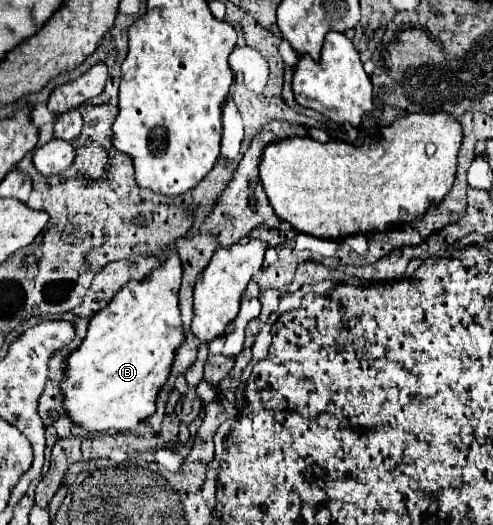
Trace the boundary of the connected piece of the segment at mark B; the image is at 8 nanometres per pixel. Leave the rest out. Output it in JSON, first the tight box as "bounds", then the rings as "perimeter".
{"bounds":[61,253,183,431],"perimeter":[[[169,253],[165,263],[145,281],[127,283],[113,301],[101,309],[89,323],[85,341],[67,359],[67,373],[61,389],[65,393],[65,411],[69,417],[89,431],[133,429],[141,419],[155,411],[155,399],[167,381],[175,349],[183,343],[181,315],[177,307],[177,289],[181,285],[181,261],[177,253]]]}

